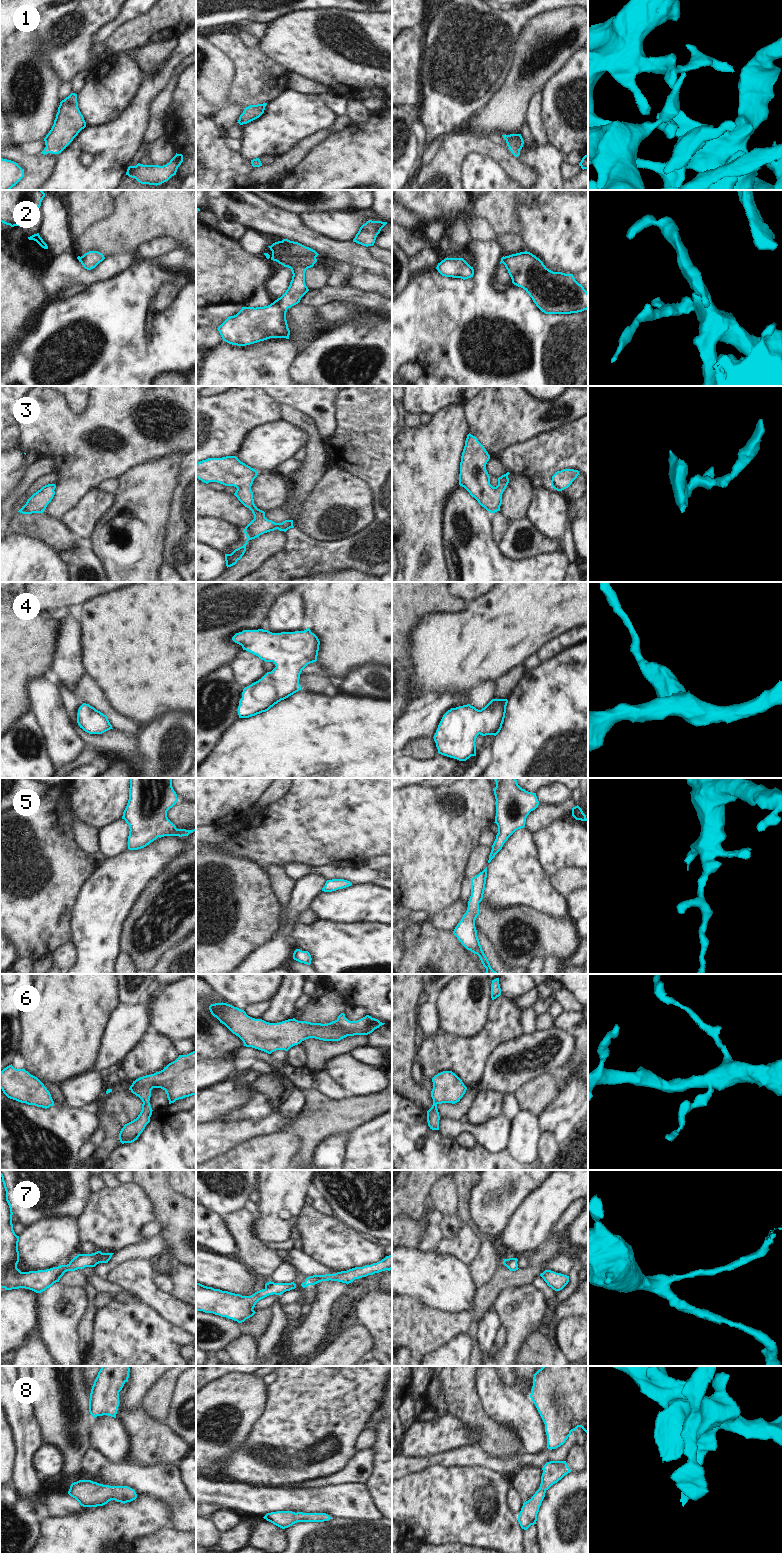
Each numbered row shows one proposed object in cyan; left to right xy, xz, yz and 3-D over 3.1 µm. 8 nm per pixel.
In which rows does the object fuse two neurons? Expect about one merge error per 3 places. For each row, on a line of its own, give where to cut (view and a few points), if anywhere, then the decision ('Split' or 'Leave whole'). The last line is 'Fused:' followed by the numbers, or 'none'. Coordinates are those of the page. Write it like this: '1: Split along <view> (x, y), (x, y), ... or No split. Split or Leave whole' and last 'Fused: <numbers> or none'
1: No split. Leave whole
2: No split. Leave whole
3: No split. Leave whole
4: No split. Leave whole
5: No split. Leave whole
6: No split. Leave whole
7: No split. Leave whole
8: No split. Leave whole
Fused: none.

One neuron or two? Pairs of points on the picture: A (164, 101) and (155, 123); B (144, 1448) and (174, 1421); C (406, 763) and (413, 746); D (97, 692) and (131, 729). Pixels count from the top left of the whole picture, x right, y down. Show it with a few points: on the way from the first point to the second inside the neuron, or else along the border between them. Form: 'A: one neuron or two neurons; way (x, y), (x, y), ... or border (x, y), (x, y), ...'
A: one neuron; way (159, 106), (158, 118)
B: two neurons; border (163, 1421), (185, 1442)
C: two neurons; border (404, 755), (417, 759), (428, 759), (433, 756)
D: one neuron; way (100, 702), (121, 723)

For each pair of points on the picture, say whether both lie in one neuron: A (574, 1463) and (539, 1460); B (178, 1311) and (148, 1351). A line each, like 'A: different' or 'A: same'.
A: different
B: different

